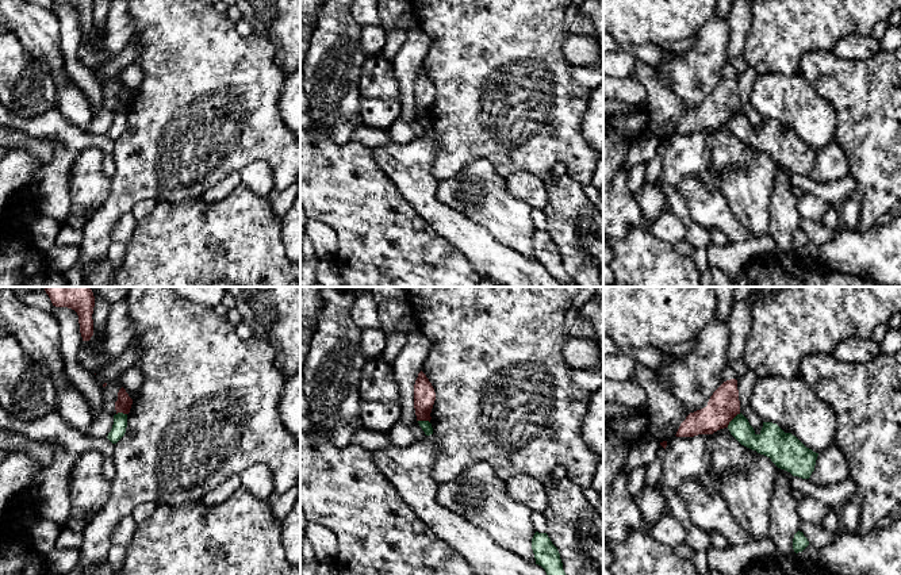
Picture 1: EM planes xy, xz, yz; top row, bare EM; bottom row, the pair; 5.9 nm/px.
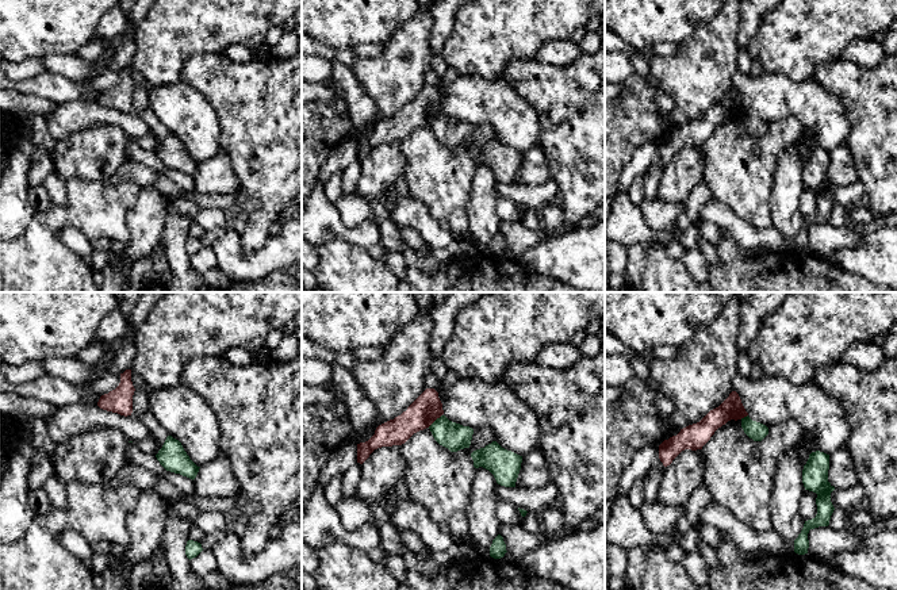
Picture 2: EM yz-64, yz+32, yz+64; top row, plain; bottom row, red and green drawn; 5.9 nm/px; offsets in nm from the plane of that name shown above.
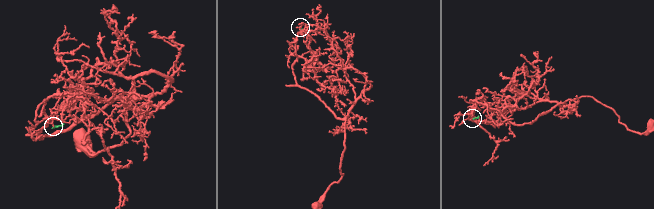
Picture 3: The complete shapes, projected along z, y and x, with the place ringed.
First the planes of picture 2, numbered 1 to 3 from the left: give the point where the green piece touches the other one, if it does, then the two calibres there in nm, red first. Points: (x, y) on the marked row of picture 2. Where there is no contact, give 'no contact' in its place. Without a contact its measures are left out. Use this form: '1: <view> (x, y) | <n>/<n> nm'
1: no contact
2: yz+32 (434, 420) | 170/160 nm
3: yz+64 (743, 417) | 130/110 nm

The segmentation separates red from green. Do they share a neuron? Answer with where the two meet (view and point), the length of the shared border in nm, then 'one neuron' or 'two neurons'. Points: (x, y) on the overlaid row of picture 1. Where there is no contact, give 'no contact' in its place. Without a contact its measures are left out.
meets red in yz at (732, 418); contact 120 nm long; two neurons

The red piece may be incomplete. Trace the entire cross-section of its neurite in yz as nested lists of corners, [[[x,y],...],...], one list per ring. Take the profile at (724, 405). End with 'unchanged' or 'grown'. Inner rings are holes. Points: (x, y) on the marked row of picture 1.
[[[737,380],[724,382],[710,396],[708,406],[690,413],[680,423],[676,437],[694,437],[713,434],[728,428],[729,422],[740,414]]]; unchanged

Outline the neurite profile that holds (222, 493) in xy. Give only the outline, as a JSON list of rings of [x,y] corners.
[[[239,475],[231,476],[223,484],[207,492],[202,502],[210,506],[221,505],[226,502],[239,486],[241,486]]]

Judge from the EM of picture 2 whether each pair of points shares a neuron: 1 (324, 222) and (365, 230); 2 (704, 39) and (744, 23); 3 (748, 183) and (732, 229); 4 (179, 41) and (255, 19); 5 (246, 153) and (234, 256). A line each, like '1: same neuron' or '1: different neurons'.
1: same neuron
2: different neurons
3: different neurons
4: same neuron
5: different neurons

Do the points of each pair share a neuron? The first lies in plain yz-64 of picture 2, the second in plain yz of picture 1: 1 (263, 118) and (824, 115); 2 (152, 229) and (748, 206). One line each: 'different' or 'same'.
1: different
2: same

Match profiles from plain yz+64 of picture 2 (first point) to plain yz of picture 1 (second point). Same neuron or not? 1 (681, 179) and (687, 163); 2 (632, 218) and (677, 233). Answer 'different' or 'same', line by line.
1: same
2: same

